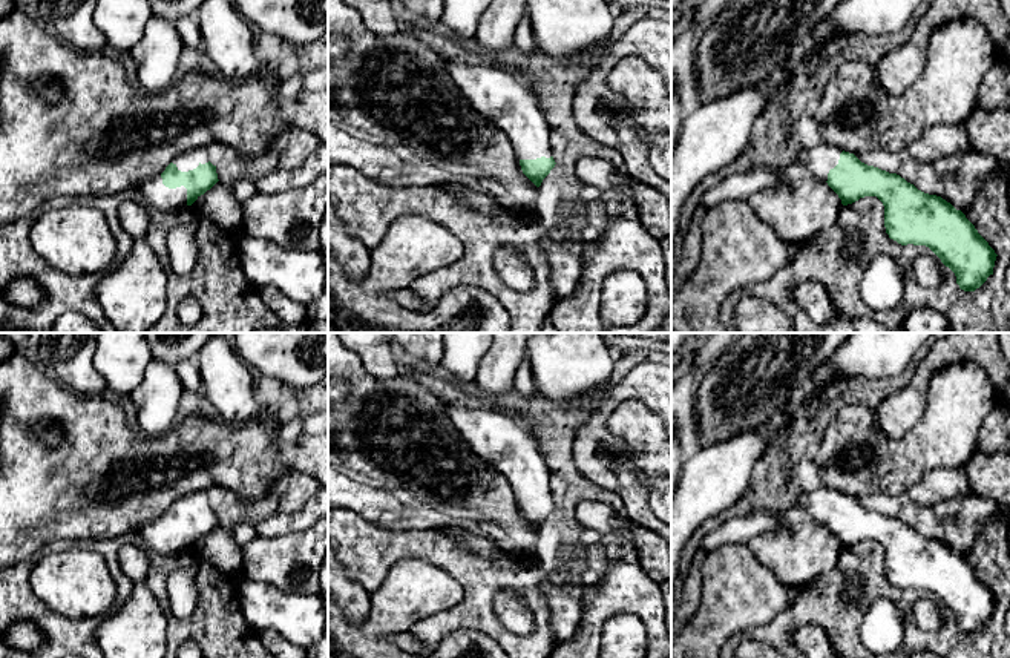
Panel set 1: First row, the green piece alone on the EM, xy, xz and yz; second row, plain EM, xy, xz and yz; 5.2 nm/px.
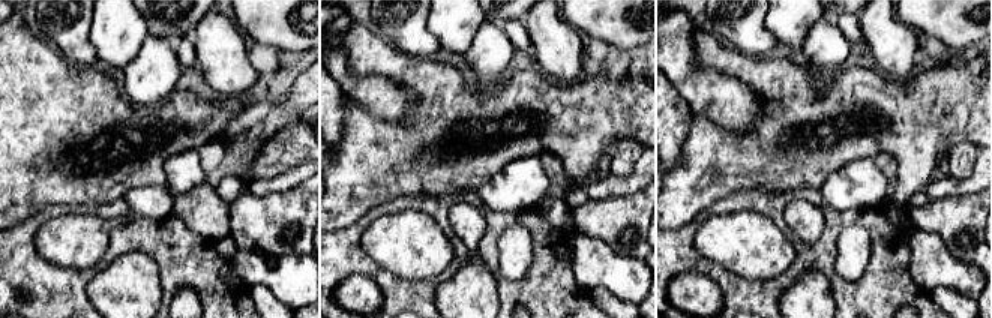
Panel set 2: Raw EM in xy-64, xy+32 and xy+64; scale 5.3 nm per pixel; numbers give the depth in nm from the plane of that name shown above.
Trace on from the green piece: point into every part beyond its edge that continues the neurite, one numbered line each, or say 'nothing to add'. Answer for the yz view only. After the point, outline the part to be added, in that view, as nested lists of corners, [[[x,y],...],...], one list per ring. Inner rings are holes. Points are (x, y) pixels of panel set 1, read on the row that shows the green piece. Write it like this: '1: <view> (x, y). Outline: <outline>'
1: yz (817, 161). Outline: [[[823,144],[812,149],[802,147],[797,170],[826,183],[828,173],[838,164],[841,152],[840,147],[832,144]]]

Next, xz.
1: xz (497, 94). Outline: [[[452,58],[444,69],[457,92],[507,133],[518,160],[552,156],[550,124],[538,97],[510,72],[489,64],[474,66]]]

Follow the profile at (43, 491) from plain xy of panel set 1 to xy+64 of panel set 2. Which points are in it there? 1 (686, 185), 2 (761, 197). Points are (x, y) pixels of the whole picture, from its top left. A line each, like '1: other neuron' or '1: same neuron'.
1: same neuron
2: other neuron

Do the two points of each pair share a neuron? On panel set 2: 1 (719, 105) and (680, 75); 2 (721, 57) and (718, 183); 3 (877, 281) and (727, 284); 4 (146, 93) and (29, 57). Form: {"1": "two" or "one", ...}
{"1": "one", "2": "one", "3": "one", "4": "two"}

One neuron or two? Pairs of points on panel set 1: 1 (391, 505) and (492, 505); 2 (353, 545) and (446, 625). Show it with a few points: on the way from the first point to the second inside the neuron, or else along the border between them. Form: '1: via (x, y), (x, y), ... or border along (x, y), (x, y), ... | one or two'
1: via (416, 506), (443, 506), (468, 511) | one
2: via (393, 545), (439, 548), (469, 579), (469, 585) | one

